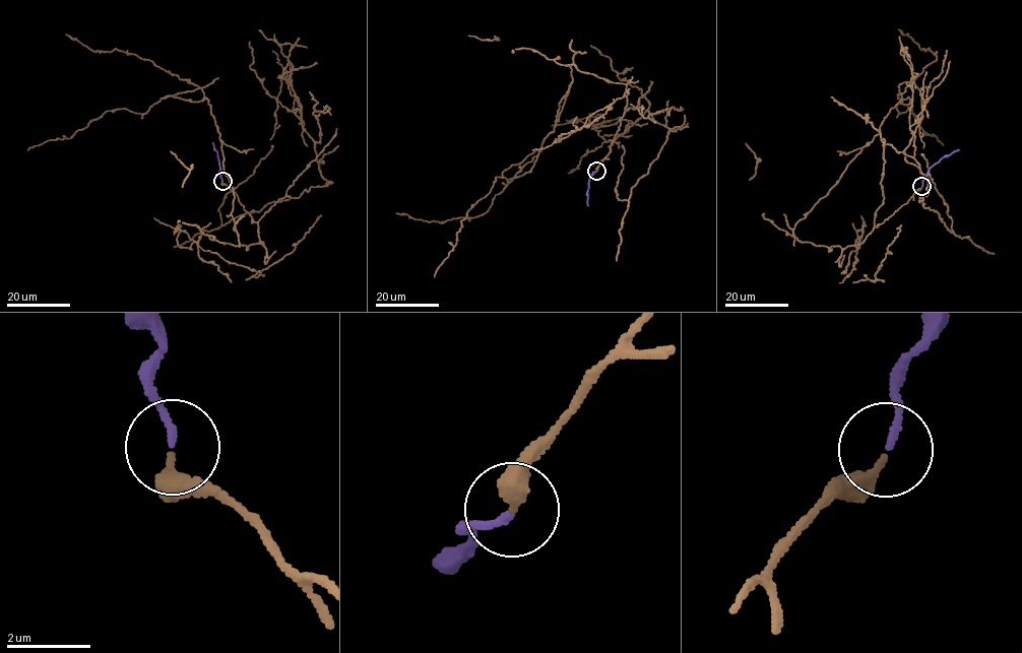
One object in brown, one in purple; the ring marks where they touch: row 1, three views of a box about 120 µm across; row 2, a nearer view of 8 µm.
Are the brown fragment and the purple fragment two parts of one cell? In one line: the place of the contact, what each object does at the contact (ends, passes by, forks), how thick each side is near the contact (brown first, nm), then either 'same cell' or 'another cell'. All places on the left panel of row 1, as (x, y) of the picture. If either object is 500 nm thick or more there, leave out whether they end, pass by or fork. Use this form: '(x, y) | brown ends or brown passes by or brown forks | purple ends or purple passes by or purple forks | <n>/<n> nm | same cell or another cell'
(222, 181) | brown ends | purple ends | 280/160 nm | another cell

